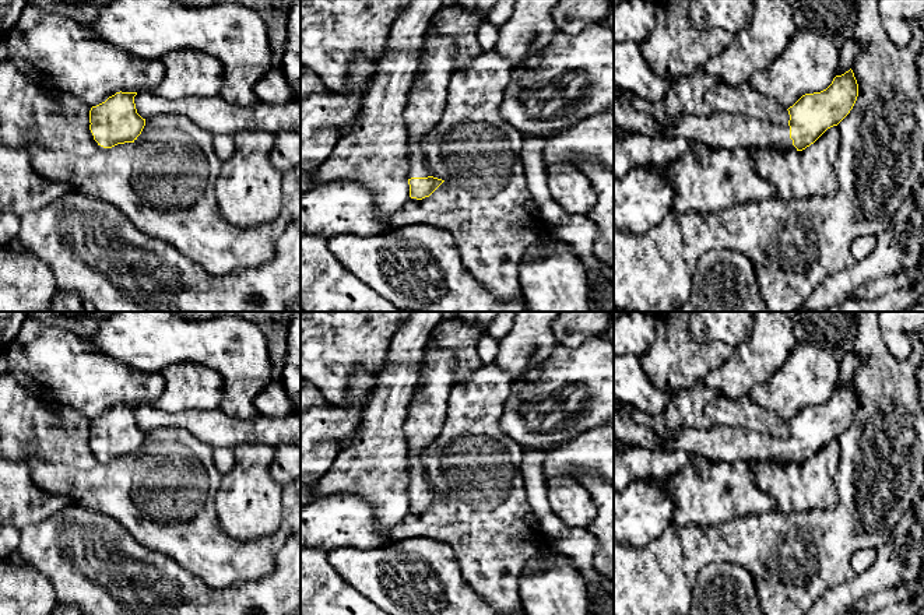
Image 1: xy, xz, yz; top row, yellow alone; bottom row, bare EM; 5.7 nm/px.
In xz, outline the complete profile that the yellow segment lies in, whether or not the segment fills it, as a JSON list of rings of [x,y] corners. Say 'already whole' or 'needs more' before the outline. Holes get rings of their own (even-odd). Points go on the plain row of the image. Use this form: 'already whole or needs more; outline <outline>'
needs more; outline [[[432,333],[422,352],[418,380],[404,422],[404,444],[410,458],[407,491],[411,512],[429,510],[445,495],[431,488],[421,457],[443,429],[454,368],[454,354],[442,348]]]

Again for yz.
needs more; outline [[[850,382],[836,389],[826,403],[802,408],[787,422],[790,433],[783,439],[727,425],[682,428],[661,439],[653,429],[636,424],[621,411],[619,401],[614,400],[614,442],[643,449],[685,451],[709,461],[731,464],[735,461],[752,464],[762,458],[784,465],[802,464],[828,442],[837,439],[850,426],[857,410],[858,397]]]

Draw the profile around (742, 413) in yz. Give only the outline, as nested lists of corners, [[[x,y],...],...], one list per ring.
[[[717,394],[706,403],[705,415],[712,425],[727,425],[758,433],[772,433],[776,439],[787,437],[790,433],[788,424],[784,419],[776,412],[753,403],[748,396],[727,398]]]

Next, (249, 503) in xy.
[[[242,444],[235,449],[233,468],[221,477],[215,509],[222,530],[247,542],[273,535],[282,519],[282,486],[270,475],[277,449]]]

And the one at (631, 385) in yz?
[[[614,355],[614,400],[657,415],[665,411],[674,393],[661,391],[646,376],[635,355]]]

